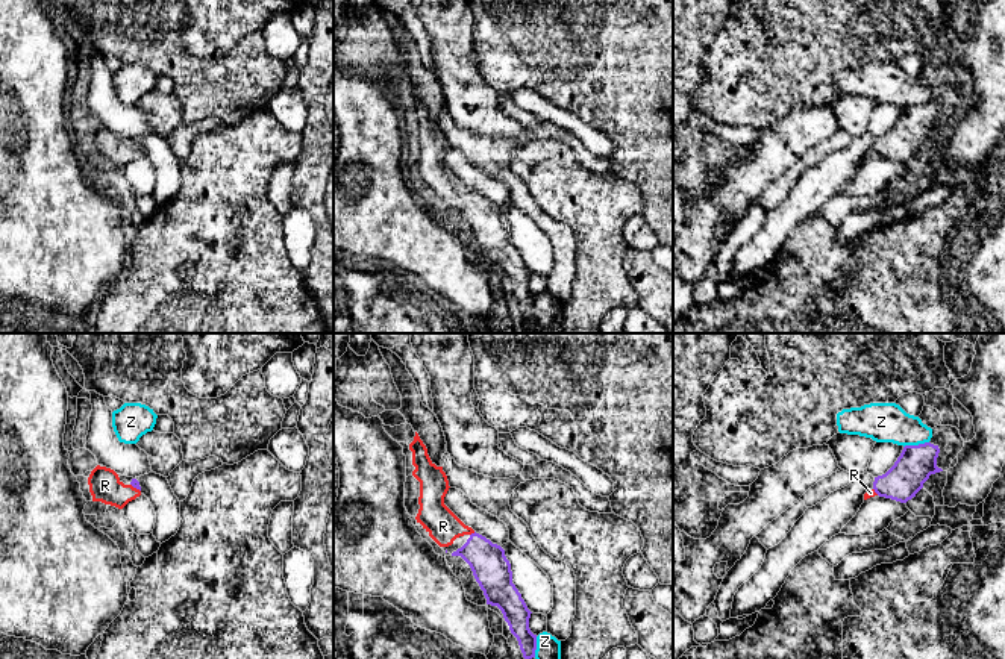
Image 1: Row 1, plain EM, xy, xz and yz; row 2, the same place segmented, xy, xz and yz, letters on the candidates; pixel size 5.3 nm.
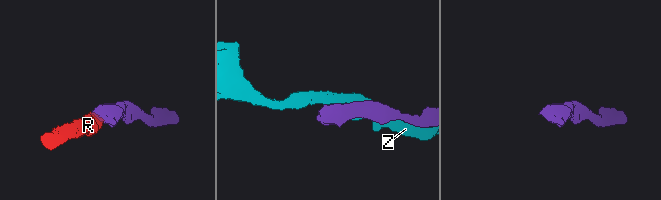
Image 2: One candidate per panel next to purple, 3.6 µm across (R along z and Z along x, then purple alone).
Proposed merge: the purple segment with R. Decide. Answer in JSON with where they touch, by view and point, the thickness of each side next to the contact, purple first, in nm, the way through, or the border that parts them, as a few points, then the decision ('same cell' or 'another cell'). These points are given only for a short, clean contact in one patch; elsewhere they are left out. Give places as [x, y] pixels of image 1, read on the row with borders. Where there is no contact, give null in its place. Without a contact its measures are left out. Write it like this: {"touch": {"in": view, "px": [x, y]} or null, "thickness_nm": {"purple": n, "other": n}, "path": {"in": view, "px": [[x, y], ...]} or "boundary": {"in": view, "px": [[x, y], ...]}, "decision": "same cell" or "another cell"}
{"touch": {"in": "xz", "px": [472, 534]}, "thickness_nm": {"purple": 200, "other": 170}, "path": {"in": "xz", "px": [[491, 570], [478, 552], [472, 534], [464, 529], [443, 526]]}, "decision": "same cell"}

